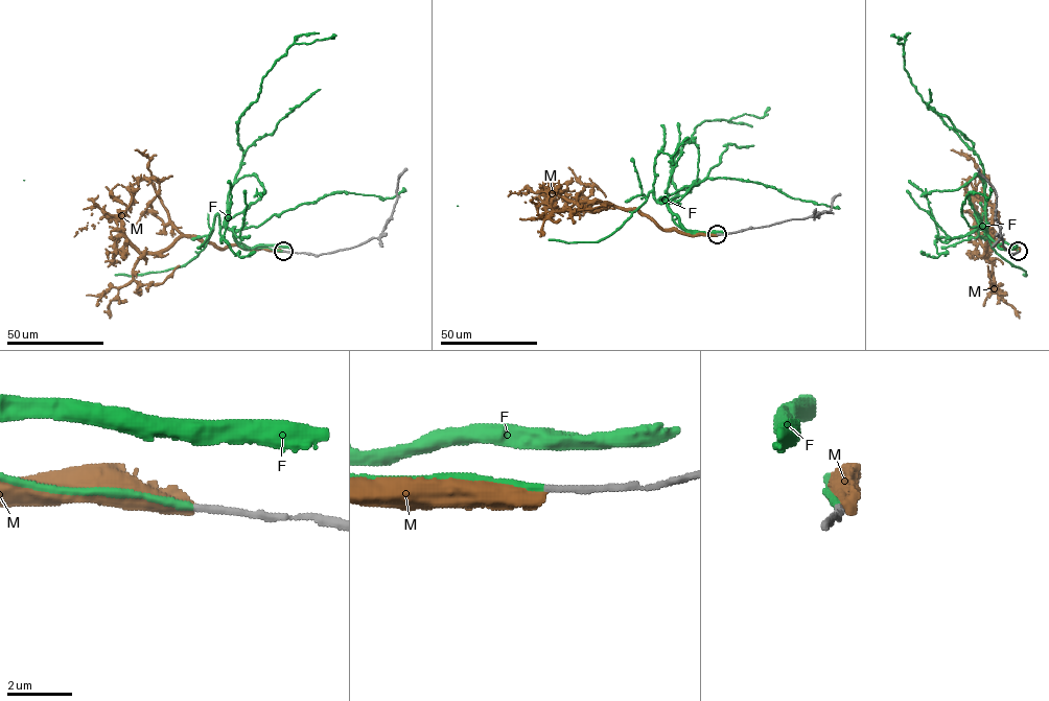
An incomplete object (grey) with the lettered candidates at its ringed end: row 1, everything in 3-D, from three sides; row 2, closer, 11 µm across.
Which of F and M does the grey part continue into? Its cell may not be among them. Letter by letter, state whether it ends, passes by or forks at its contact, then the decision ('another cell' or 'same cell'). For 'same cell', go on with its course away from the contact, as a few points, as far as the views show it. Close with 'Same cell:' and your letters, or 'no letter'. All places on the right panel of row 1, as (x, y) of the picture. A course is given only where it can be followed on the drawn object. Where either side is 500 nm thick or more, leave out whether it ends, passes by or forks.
F: it ends | same cell | via (1018, 251), (1017, 248), (1000, 249), (974, 214), (991, 246), (1025, 272), (1025, 276), (989, 180)
M: it ends | another cell
Same cell: F

